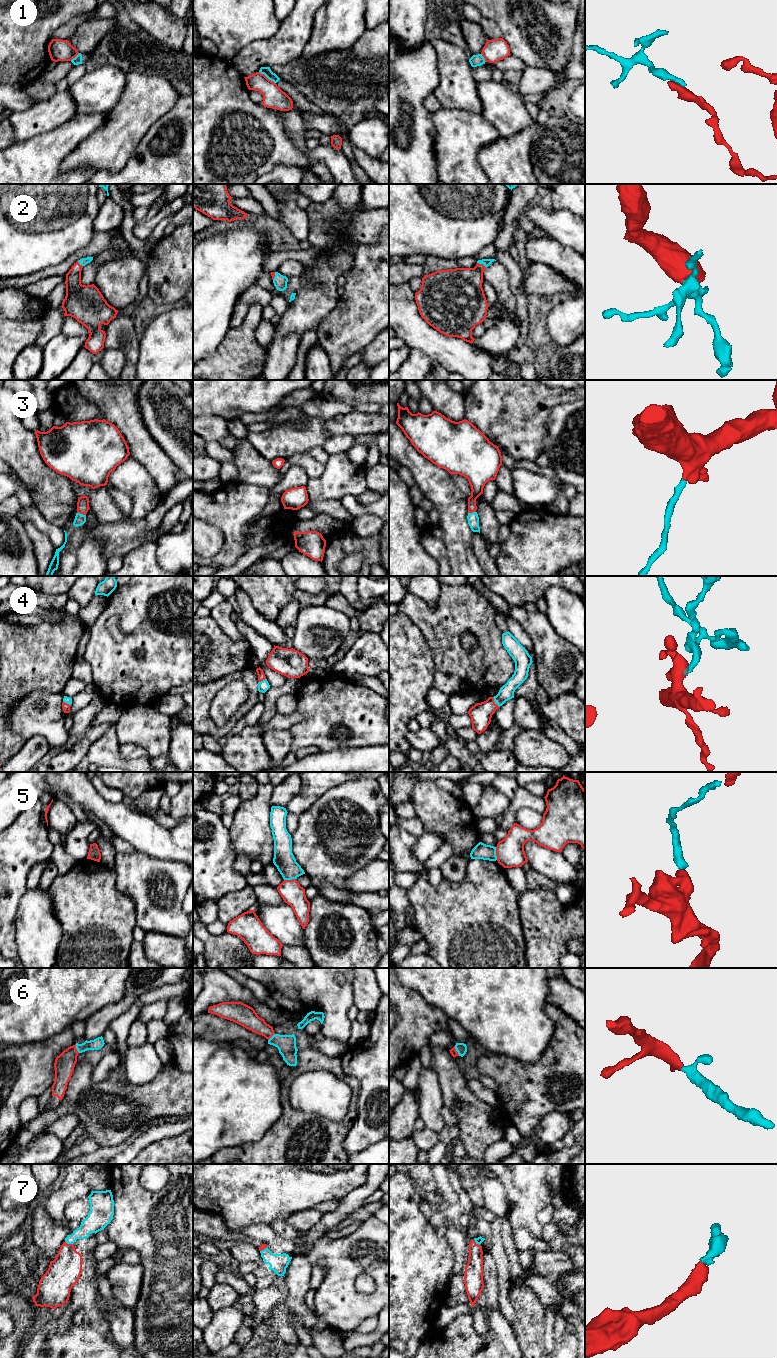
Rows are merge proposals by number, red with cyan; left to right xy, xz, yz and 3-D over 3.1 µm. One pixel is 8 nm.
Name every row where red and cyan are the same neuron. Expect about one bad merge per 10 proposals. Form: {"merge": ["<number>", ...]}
{"merge": ["2", "3", "4", "6", "7"]}

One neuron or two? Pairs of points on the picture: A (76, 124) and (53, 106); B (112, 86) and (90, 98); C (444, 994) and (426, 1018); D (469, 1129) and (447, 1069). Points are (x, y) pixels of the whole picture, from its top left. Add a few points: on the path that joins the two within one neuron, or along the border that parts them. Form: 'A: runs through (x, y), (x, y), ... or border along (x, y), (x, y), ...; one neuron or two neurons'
A: border along (75, 114), (49, 130); two neurons
B: runs through (107, 86), (104, 86), (95, 93); one neuron
C: border along (416, 991), (427, 1002), (439, 1008), (448, 1018); two neurons
D: runs through (469, 1114), (465, 1101), (455, 1091), (453, 1084); one neuron

